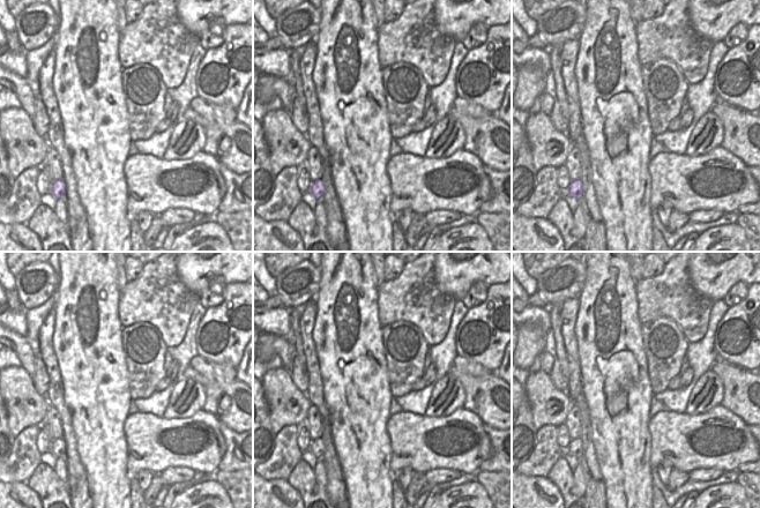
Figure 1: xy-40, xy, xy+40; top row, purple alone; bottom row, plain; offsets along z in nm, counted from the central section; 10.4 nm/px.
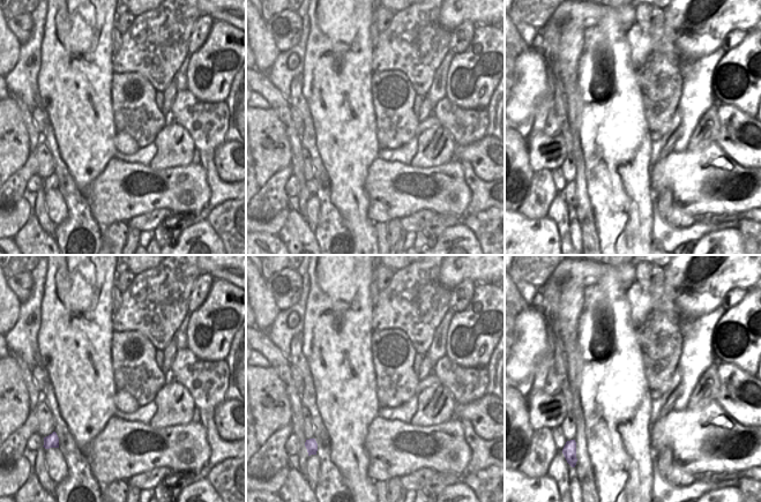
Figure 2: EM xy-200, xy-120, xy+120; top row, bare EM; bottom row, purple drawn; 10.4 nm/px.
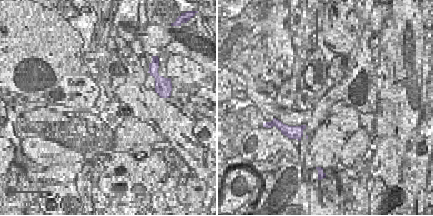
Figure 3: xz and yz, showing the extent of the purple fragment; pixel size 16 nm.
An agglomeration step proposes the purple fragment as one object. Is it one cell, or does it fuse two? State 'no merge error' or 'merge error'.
no merge error

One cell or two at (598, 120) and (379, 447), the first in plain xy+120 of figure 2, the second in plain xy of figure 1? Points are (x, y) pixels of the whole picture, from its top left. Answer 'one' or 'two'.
one

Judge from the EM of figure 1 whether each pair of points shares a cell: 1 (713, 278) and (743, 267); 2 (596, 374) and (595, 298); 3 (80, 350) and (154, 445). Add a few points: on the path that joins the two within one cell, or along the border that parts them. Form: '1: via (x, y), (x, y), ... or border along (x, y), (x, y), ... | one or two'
1: via (720, 271), (724, 267), (736, 267) | one
2: via (597, 356), (600, 316) | one
3: border along (128, 413), (124, 426), (125, 441) | two

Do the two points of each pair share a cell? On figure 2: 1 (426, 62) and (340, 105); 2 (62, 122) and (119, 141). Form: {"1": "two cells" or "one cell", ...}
{"1": "two cells", "2": "two cells"}

